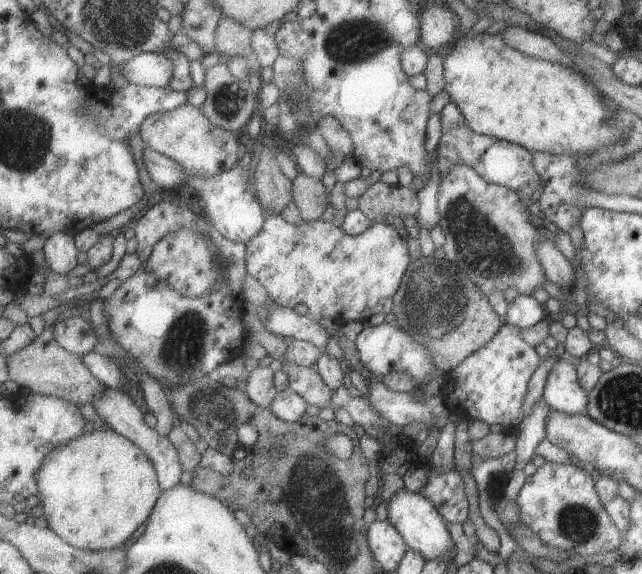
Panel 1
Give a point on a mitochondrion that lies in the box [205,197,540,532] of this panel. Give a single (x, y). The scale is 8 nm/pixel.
(430, 281)

